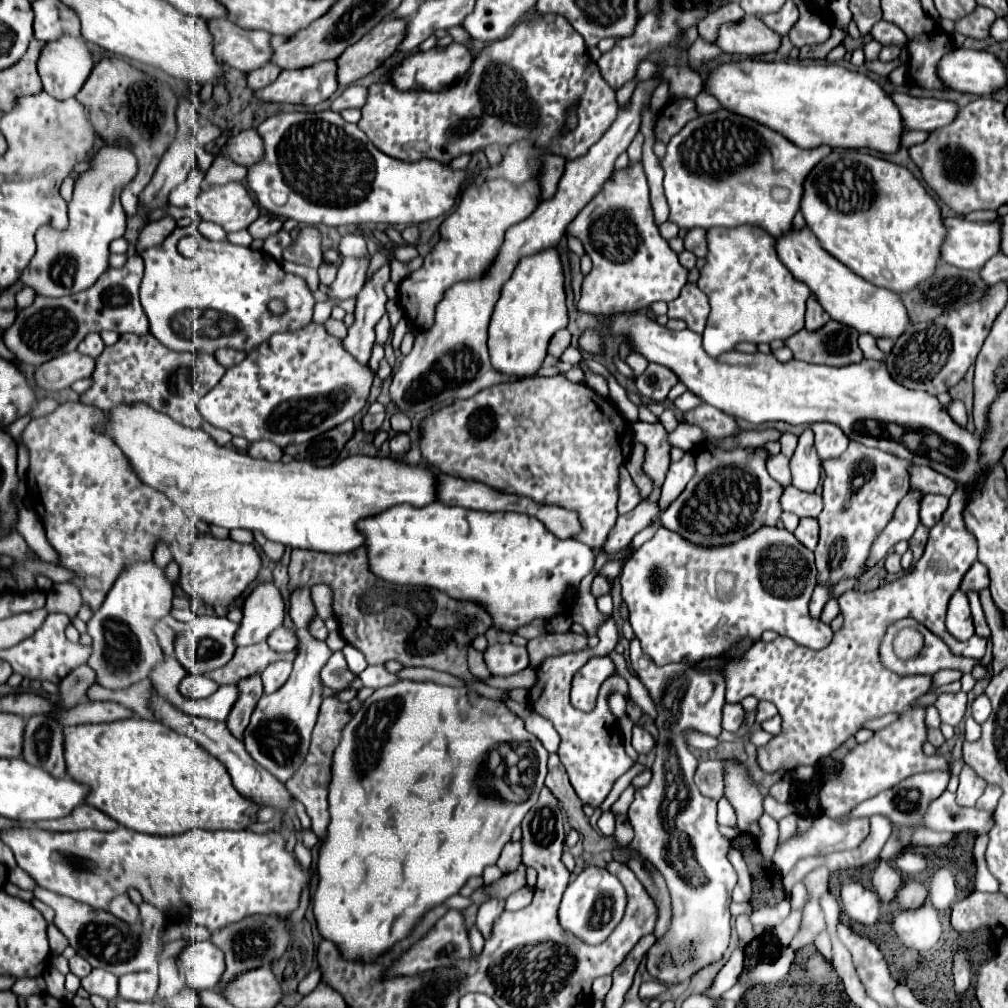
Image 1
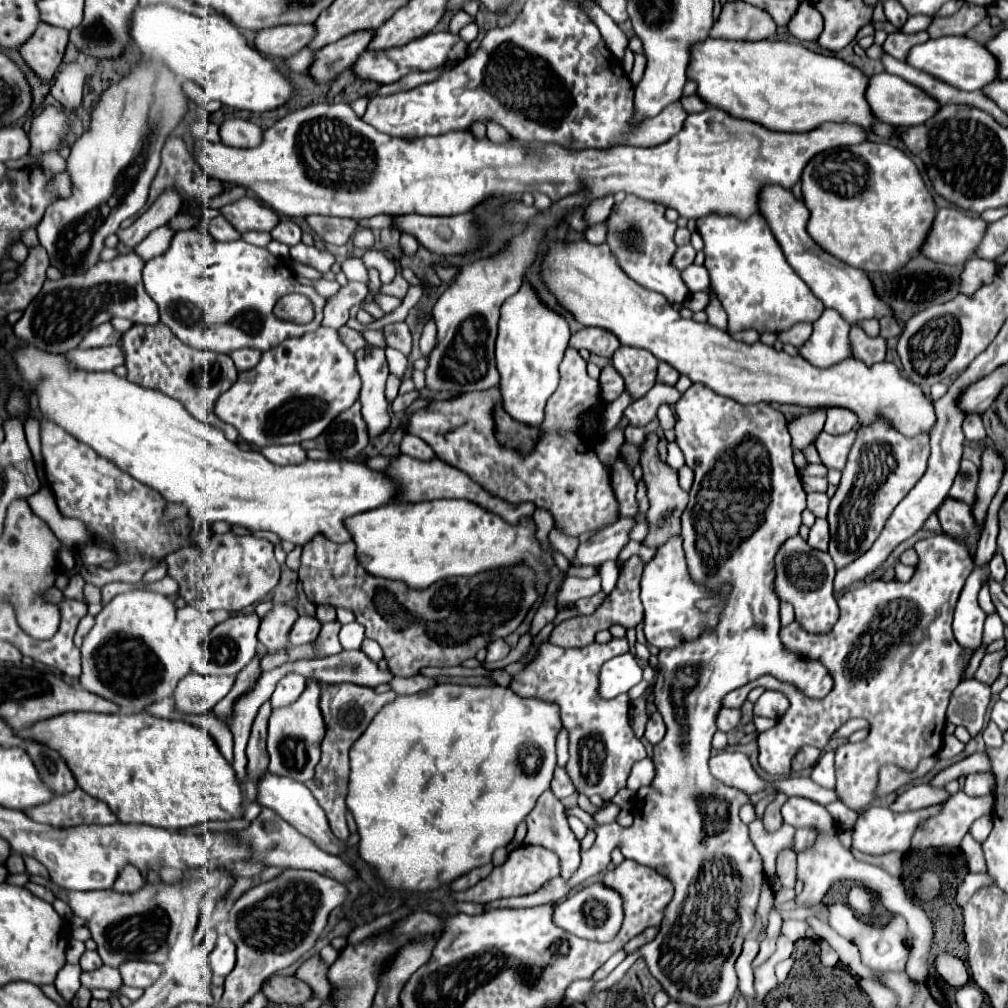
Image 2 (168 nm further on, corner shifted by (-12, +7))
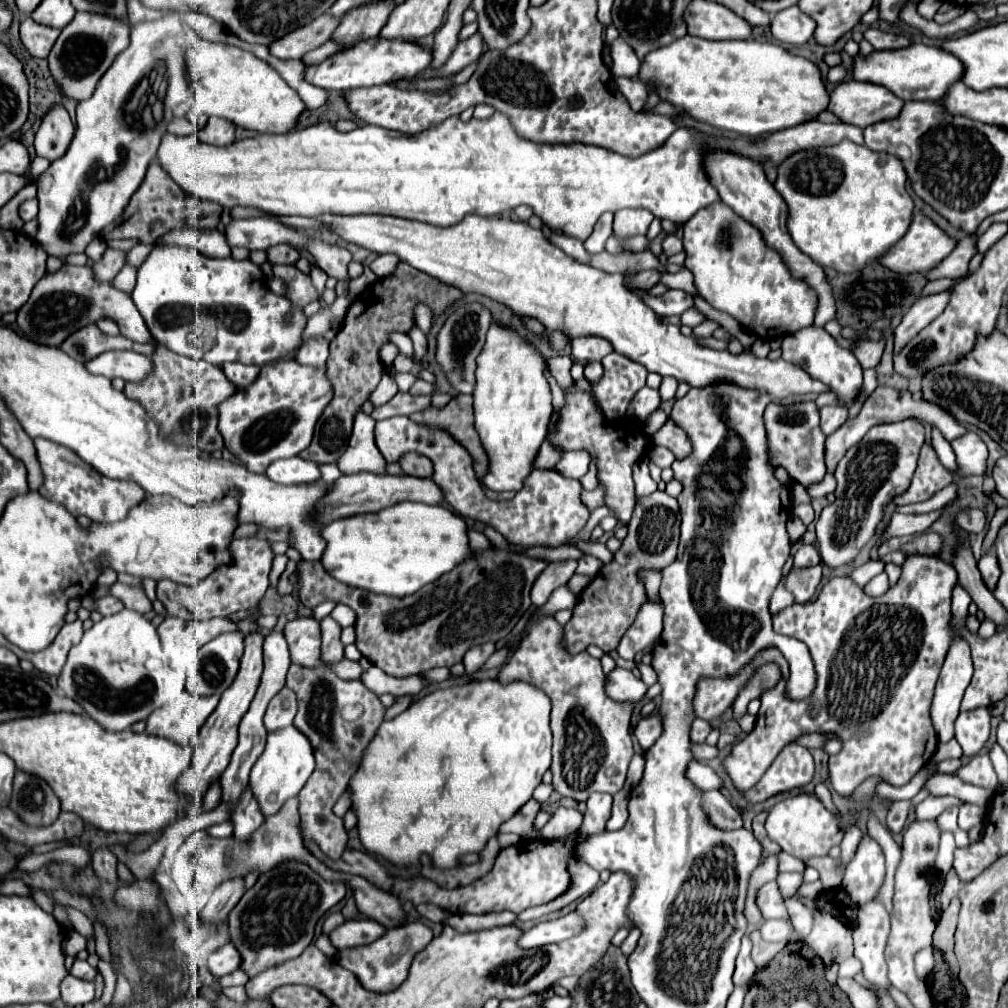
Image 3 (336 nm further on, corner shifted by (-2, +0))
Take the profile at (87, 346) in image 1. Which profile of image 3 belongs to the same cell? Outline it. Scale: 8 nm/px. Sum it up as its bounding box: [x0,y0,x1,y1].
[60,325,154,363]

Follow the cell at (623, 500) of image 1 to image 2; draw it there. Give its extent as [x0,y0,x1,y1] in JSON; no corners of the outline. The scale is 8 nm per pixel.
[612,456,638,517]

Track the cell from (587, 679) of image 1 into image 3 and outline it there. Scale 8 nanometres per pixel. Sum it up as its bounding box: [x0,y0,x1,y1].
[606,667,648,703]

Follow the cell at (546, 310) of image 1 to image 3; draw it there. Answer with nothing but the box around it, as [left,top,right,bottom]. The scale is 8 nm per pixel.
[474,323,552,491]

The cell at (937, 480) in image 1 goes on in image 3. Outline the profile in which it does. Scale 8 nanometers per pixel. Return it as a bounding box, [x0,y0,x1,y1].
[956,507,986,533]

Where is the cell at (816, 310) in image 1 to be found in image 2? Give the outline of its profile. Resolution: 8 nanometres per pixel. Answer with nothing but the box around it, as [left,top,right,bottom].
[798,308,852,368]

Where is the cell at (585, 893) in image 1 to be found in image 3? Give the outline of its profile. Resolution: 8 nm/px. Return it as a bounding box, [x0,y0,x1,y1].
[518,911,586,949]

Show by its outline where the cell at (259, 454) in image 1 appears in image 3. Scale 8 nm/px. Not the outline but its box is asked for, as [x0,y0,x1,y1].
[266,457,320,485]

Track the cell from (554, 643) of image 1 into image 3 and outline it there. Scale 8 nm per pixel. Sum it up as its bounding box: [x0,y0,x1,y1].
[562,491,680,655]

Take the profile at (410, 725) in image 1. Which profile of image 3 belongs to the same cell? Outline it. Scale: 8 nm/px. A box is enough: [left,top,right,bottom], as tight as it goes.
[350,679,552,869]

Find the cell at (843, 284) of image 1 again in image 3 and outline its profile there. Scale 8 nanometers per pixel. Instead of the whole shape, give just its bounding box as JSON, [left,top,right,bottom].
[704,149,836,327]

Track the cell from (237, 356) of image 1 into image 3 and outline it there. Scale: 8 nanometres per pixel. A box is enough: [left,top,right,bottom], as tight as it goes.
[222,363,260,389]

